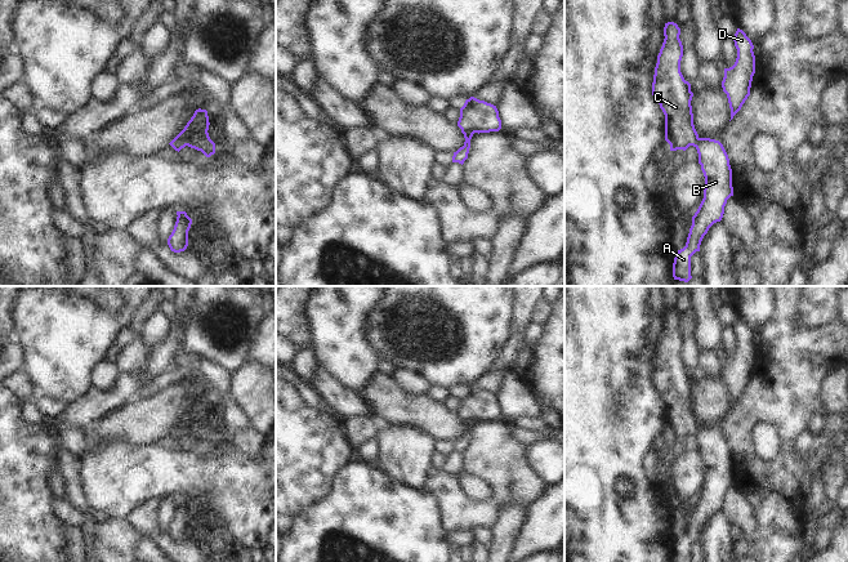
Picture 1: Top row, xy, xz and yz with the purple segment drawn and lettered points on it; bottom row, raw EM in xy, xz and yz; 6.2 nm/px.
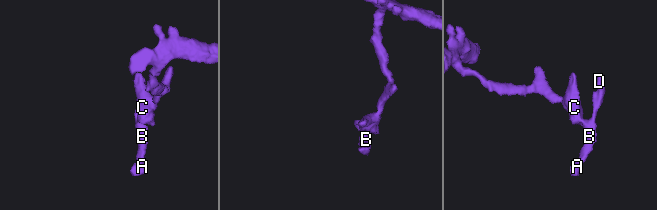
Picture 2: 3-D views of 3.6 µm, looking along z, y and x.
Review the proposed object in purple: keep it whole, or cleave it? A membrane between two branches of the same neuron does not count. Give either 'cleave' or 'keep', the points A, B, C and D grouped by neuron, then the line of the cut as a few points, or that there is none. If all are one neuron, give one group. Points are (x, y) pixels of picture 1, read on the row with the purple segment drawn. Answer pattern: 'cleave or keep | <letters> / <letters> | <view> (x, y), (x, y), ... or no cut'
keep | A B C D | no cut

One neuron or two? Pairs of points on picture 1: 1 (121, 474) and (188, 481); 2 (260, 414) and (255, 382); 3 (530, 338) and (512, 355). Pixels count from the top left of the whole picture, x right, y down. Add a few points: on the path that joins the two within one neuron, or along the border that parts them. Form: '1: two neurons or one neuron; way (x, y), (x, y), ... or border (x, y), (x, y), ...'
1: one neuron; way (138, 474), (172, 474)
2: one neuron; way (260, 406), (255, 398), (255, 389)
3: two neurons; border (529, 324), (523, 340)

